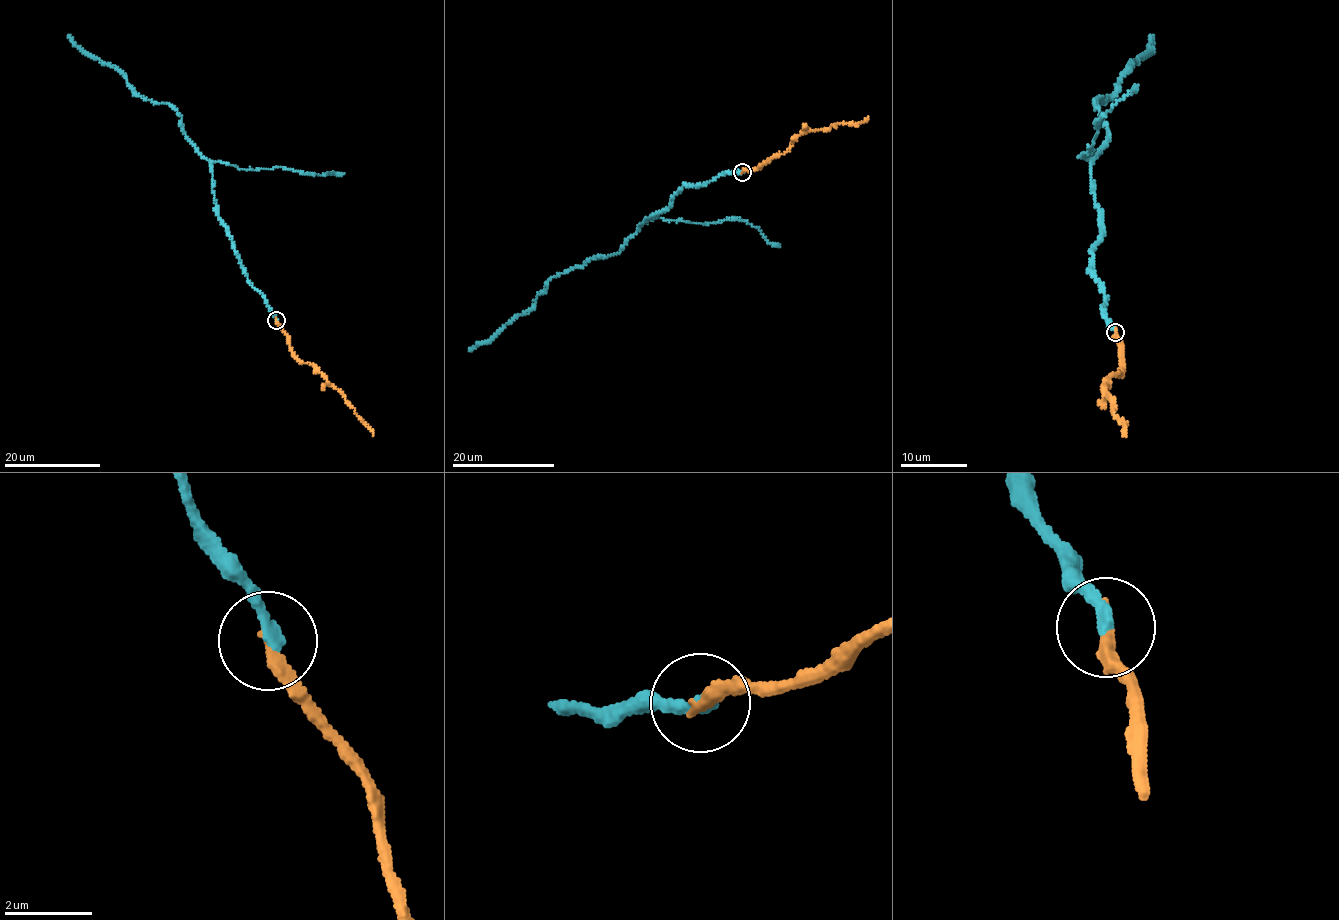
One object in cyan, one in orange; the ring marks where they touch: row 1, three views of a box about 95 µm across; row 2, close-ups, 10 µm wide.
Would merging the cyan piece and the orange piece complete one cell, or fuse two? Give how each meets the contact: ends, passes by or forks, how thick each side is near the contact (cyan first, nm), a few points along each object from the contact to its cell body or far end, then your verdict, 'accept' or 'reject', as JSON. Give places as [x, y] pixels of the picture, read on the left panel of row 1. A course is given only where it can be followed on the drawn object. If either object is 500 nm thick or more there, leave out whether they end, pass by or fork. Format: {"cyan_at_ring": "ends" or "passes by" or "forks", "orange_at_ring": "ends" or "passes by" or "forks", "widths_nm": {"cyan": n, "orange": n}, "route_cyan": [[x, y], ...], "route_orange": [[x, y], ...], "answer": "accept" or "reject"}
{"cyan_at_ring": "ends", "orange_at_ring": "ends", "widths_nm": {"cyan": 240, "orange": 340}, "route_cyan": [[276, 320], [248, 279], [219, 216], [212, 162], [184, 131], [179, 113], [133, 90], [121, 73], [67, 35]], "route_orange": [[276, 320], [286, 335], [292, 354], [318, 368], [373, 434]], "answer": "accept"}

